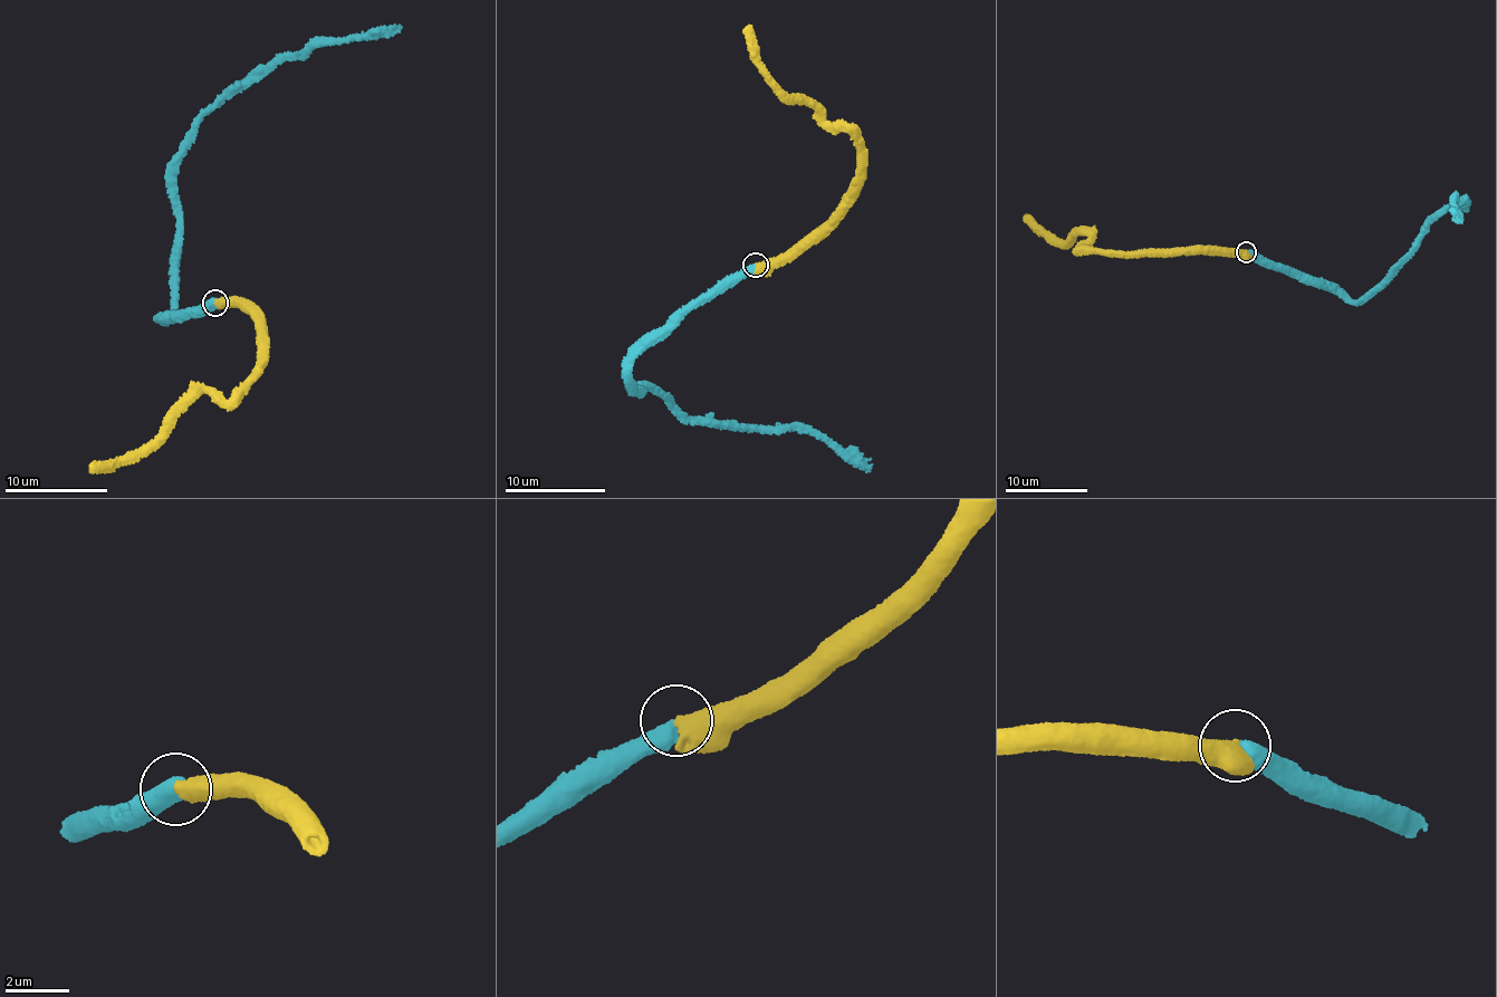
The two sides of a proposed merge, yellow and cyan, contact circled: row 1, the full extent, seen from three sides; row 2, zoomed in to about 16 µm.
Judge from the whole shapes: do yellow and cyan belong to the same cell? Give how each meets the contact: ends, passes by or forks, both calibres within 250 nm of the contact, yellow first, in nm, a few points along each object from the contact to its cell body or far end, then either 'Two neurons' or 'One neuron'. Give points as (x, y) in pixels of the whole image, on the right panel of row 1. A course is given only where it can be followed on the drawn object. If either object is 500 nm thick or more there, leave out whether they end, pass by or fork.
Thickness 600 nm (yellow) against 500 nm. Course of yellow: (1246, 251), (1240, 258), (1221, 251), (1124, 253), (1081, 250), (1088, 236), (1053, 240), (1033, 229), (1024, 216). Course of cyan: (1246, 251), (1349, 303), (1385, 279), (1424, 226), (1449, 209), (1466, 207), (1456, 199), (1451, 207), (1461, 222). One neuron

